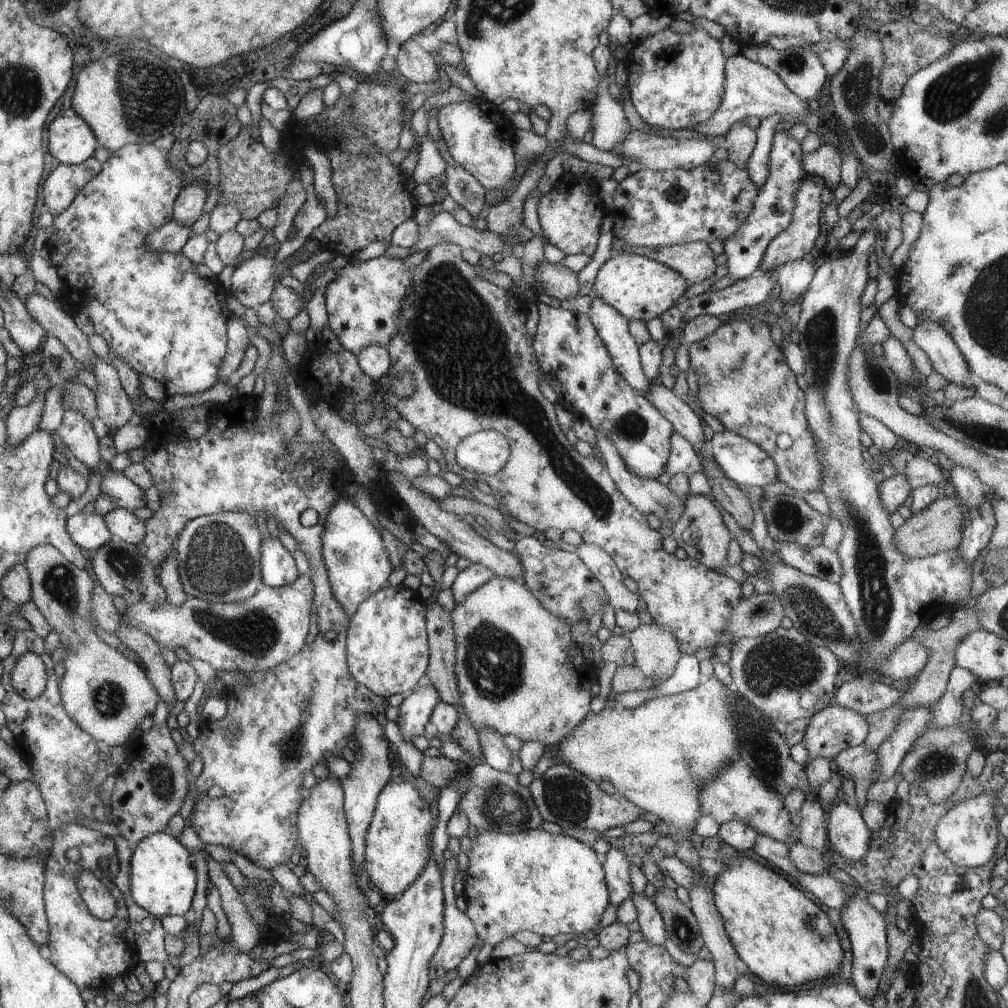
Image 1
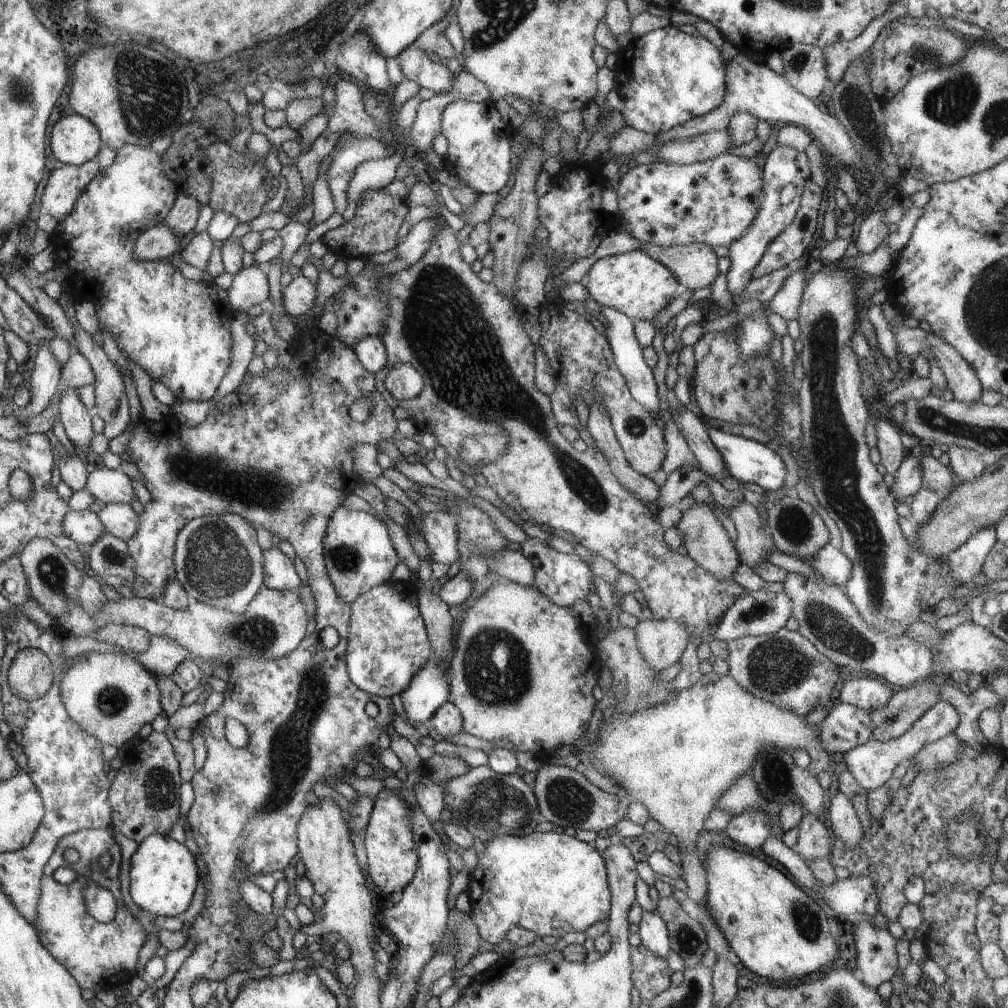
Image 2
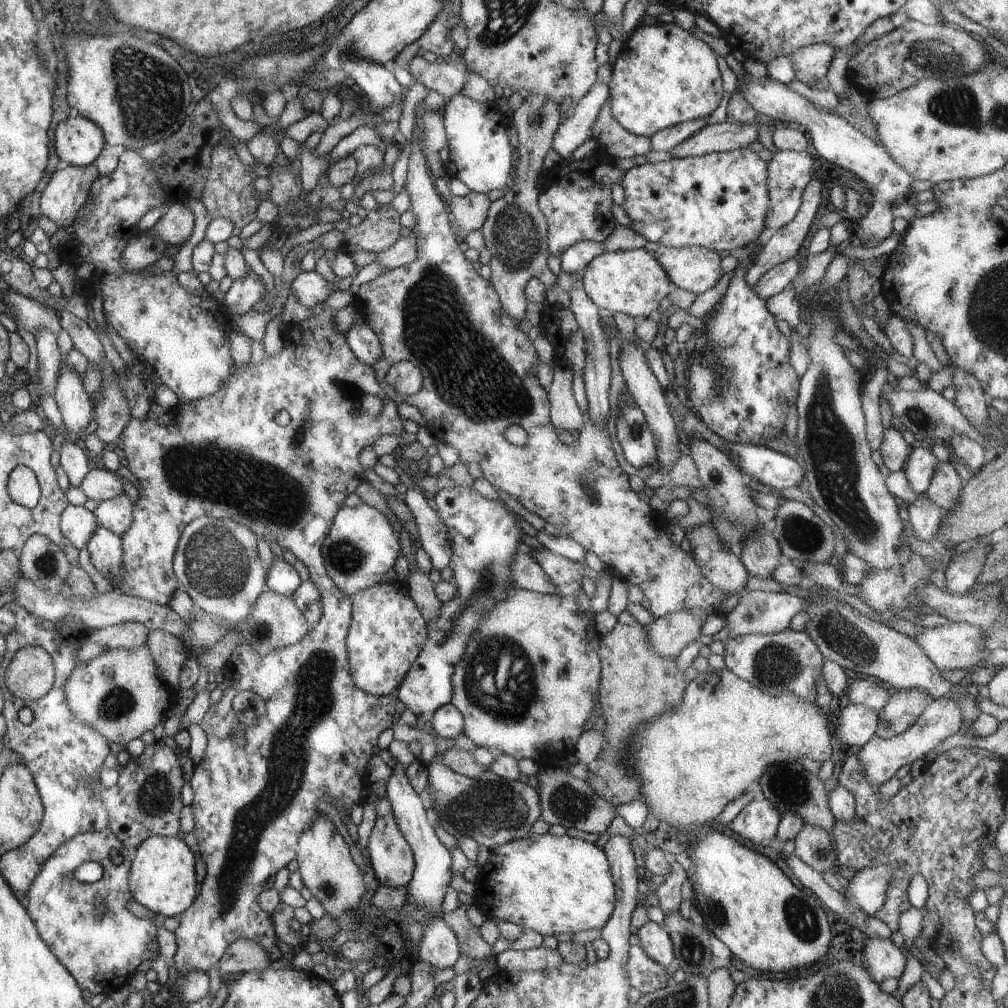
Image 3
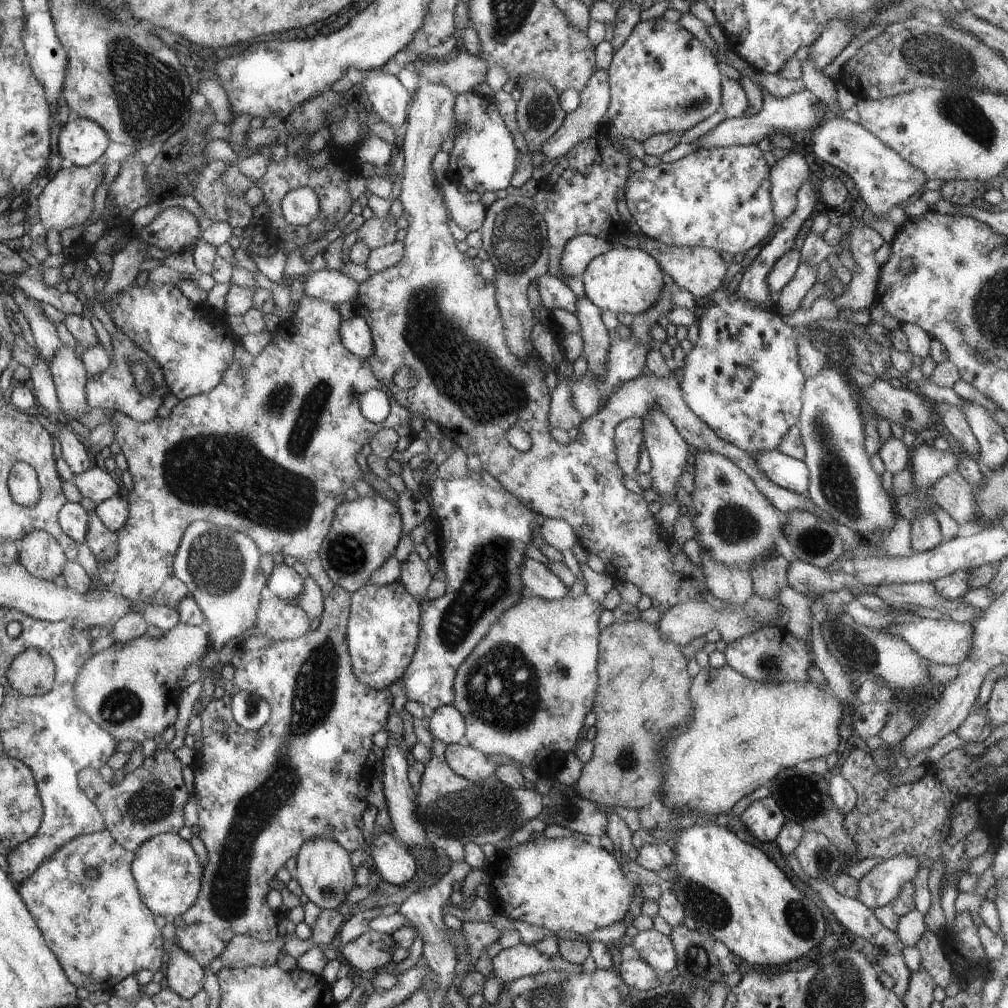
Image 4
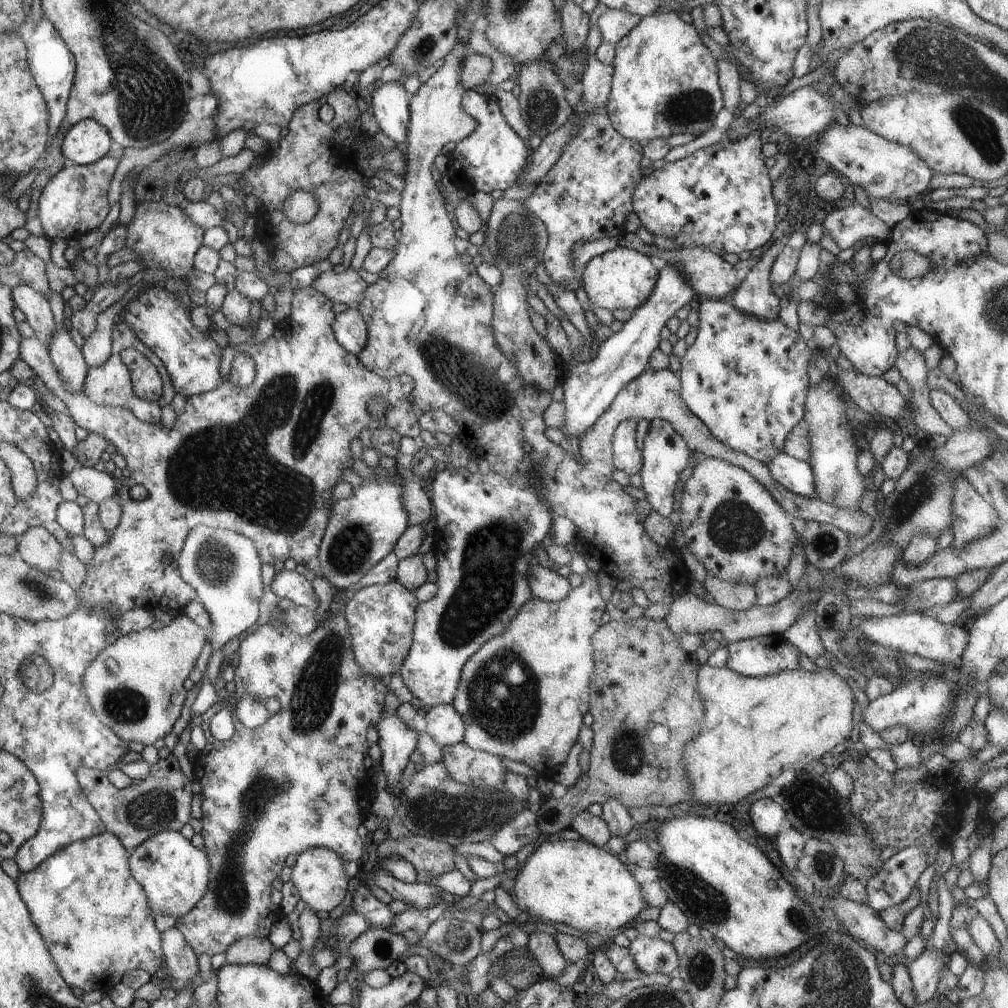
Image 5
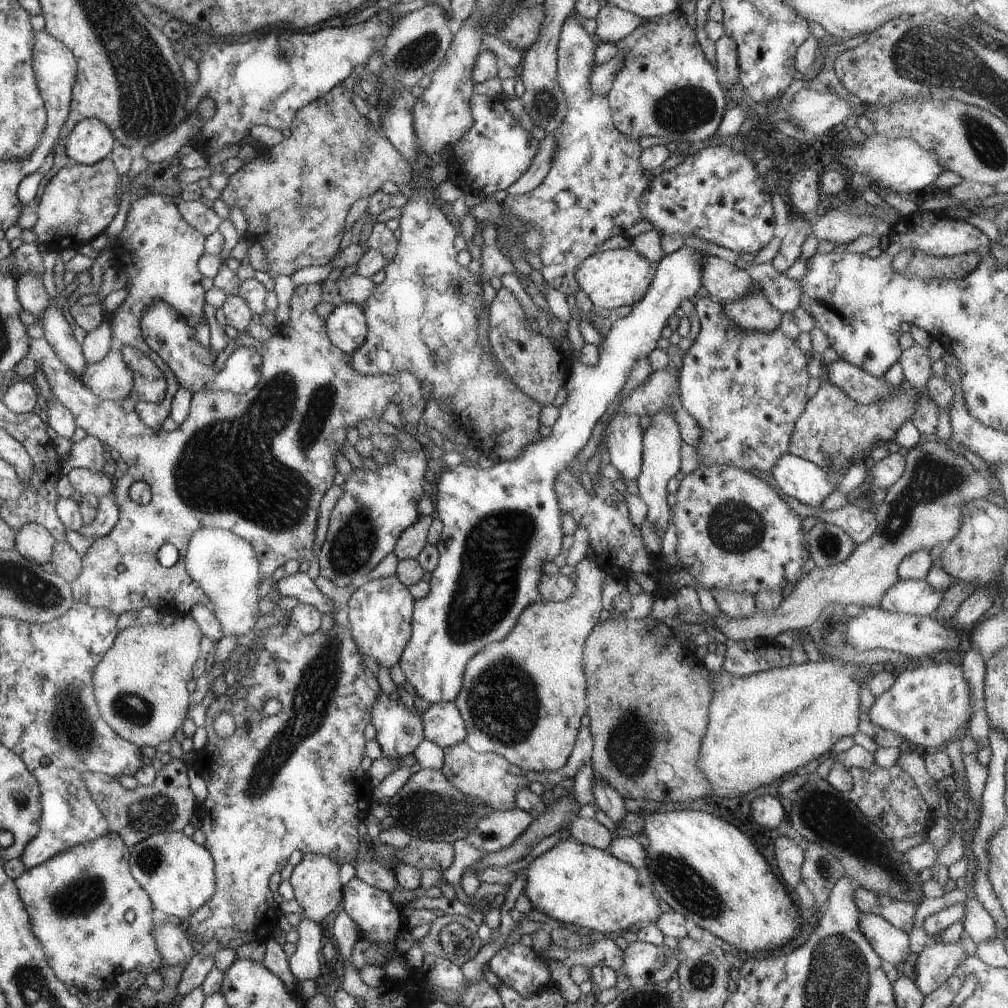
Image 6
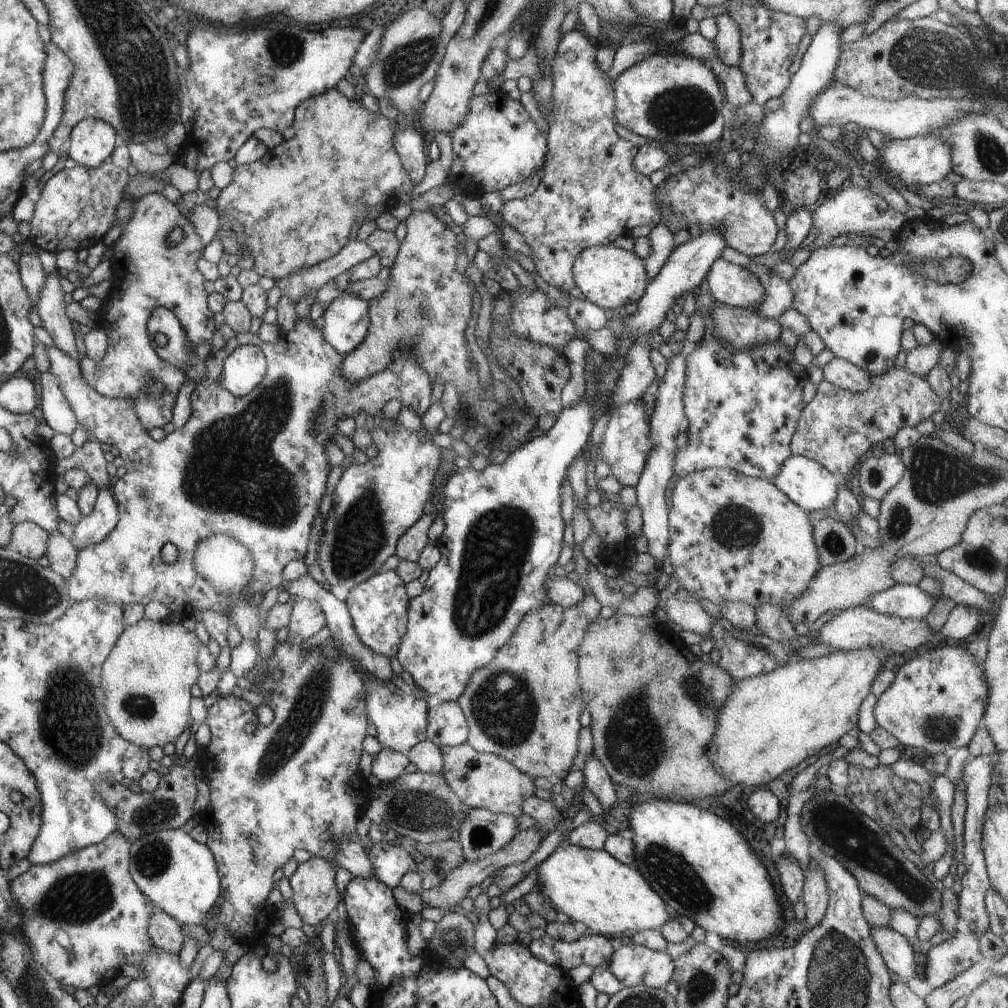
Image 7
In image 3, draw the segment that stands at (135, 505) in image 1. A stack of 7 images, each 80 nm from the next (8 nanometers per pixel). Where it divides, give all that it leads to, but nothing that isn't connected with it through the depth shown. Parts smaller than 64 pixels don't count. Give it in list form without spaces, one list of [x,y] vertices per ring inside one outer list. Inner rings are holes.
[[[95,466],[84,476],[80,490],[86,494],[86,498],[98,503],[125,494],[122,476],[110,470],[98,470]]]

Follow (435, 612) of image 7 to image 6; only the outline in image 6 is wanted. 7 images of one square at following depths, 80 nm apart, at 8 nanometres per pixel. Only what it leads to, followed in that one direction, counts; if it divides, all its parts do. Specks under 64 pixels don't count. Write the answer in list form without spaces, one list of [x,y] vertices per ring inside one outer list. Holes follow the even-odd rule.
[[[683,245],[679,250],[669,255],[665,255],[665,257],[655,266],[655,275],[653,276],[652,282],[650,283],[649,289],[646,291],[644,298],[639,300],[636,304],[633,304],[631,306],[631,311],[626,316],[619,317],[618,320],[614,322],[611,330],[599,344],[598,363],[595,366],[589,366],[578,360],[571,361],[569,375],[567,376],[566,382],[563,386],[566,388],[568,396],[566,396],[566,401],[559,408],[559,415],[557,421],[551,426],[552,434],[550,434],[550,436],[543,437],[543,439],[539,440],[537,443],[525,446],[522,449],[522,454],[514,460],[495,464],[488,469],[481,469],[479,466],[468,467],[461,463],[458,466],[451,467],[448,471],[444,471],[440,478],[438,478],[438,482],[436,482],[436,492],[438,493],[436,495],[436,503],[433,505],[434,508],[436,508],[434,517],[439,518],[440,522],[443,524],[439,541],[435,545],[439,550],[440,556],[436,569],[431,572],[432,578],[429,581],[431,586],[430,592],[426,595],[426,598],[418,599],[415,602],[411,626],[412,636],[410,637],[408,644],[405,646],[399,660],[400,670],[404,672],[406,680],[412,684],[417,696],[423,698],[426,702],[436,704],[454,701],[458,694],[460,694],[464,669],[466,668],[468,661],[474,655],[477,655],[486,645],[496,641],[501,641],[512,630],[512,628],[514,628],[515,622],[518,620],[520,614],[522,614],[522,610],[527,606],[533,605],[535,602],[543,601],[537,585],[540,575],[542,574],[541,564],[544,560],[553,562],[554,557],[558,556],[558,554],[564,550],[561,545],[562,538],[565,536],[561,525],[561,516],[563,514],[560,510],[559,502],[555,493],[555,478],[557,477],[558,471],[567,467],[568,464],[571,464],[575,460],[575,454],[586,446],[588,439],[592,436],[592,430],[594,430],[598,421],[607,414],[612,403],[617,399],[617,396],[624,388],[626,381],[630,378],[630,373],[638,364],[638,361],[646,359],[647,356],[656,349],[656,344],[658,344],[658,340],[660,340],[661,336],[660,332],[662,332],[665,324],[668,324],[668,318],[670,318],[670,316],[680,308],[680,304],[682,304],[684,300],[694,302],[694,296],[696,296],[696,292],[698,292],[701,287],[701,260],[706,255],[708,254],[703,251],[697,251],[695,248],[690,248],[685,245]]]

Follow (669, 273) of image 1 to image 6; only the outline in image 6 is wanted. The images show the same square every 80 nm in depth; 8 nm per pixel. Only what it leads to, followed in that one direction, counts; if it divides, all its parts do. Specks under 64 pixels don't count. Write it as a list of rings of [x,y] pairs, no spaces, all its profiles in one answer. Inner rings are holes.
[[[633,248],[610,249],[585,258],[579,266],[576,280],[594,308],[614,310],[623,306],[631,307],[642,300],[654,275],[654,264]]]

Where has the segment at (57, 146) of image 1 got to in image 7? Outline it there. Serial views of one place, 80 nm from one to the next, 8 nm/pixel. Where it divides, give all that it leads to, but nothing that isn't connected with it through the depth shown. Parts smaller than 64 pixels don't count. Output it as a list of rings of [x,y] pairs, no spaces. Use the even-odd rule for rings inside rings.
[[[86,117],[72,130],[69,139],[69,158],[78,165],[94,168],[114,152],[116,132],[110,123]]]

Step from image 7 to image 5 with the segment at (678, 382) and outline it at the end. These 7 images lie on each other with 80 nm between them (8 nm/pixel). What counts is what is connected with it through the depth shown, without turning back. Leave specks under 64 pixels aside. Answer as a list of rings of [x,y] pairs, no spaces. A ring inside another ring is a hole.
[[[655,419],[644,436],[644,447],[642,448],[643,465],[640,476],[643,480],[643,489],[646,492],[648,502],[652,504],[653,510],[663,517],[674,511],[674,492],[681,485],[679,476],[684,468],[691,464],[691,450],[679,432],[664,419]]]

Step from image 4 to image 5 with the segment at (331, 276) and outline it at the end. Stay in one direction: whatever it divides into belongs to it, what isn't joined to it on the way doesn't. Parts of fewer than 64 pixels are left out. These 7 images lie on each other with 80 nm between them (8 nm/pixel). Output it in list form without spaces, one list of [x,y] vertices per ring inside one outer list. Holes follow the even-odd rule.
[[[348,268],[342,272],[334,272],[333,269],[319,274],[311,287],[333,303],[342,302],[356,306],[368,285],[354,269]]]

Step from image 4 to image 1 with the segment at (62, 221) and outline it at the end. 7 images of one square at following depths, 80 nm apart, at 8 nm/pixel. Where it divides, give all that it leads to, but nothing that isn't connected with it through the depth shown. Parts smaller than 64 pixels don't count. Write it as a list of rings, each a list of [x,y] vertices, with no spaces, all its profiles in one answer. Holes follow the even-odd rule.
[[[88,158],[78,165],[60,163],[56,170],[44,182],[42,194],[44,195],[45,209],[54,217],[65,213],[77,195],[89,185],[100,173],[100,162],[96,158]]]

